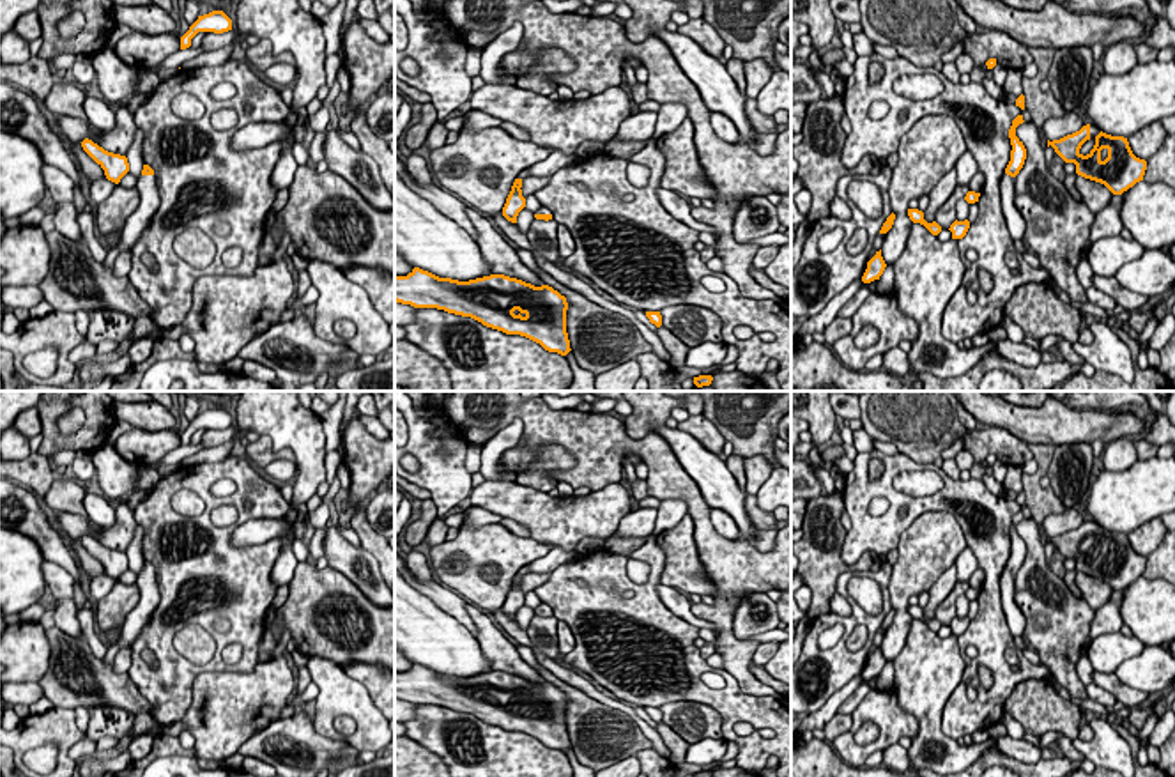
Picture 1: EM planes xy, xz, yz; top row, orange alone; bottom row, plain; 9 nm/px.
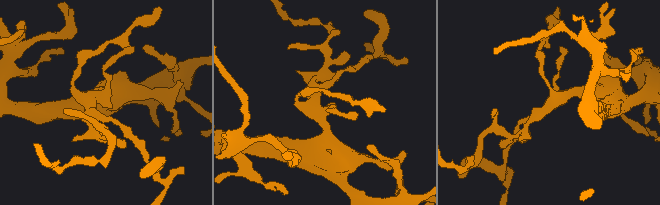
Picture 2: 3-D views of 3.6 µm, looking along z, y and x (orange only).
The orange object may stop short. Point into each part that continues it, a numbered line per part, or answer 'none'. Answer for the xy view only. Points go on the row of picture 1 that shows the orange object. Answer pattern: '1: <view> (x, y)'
1: xy (149, 199)

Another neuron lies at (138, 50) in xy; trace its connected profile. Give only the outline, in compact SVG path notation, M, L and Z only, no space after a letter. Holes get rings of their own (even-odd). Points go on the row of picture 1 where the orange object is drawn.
M131 32L117 42L115 55L134 69L150 69L179 50L180 39L173 32L159 35Z

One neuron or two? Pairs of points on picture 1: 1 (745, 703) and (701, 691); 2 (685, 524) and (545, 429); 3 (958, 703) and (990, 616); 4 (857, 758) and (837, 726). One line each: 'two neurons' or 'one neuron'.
1: one neuron
2: two neurons
3: one neuron
4: two neurons

